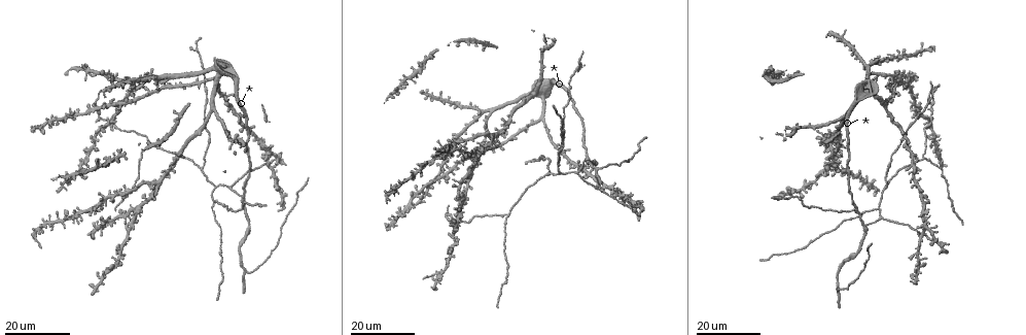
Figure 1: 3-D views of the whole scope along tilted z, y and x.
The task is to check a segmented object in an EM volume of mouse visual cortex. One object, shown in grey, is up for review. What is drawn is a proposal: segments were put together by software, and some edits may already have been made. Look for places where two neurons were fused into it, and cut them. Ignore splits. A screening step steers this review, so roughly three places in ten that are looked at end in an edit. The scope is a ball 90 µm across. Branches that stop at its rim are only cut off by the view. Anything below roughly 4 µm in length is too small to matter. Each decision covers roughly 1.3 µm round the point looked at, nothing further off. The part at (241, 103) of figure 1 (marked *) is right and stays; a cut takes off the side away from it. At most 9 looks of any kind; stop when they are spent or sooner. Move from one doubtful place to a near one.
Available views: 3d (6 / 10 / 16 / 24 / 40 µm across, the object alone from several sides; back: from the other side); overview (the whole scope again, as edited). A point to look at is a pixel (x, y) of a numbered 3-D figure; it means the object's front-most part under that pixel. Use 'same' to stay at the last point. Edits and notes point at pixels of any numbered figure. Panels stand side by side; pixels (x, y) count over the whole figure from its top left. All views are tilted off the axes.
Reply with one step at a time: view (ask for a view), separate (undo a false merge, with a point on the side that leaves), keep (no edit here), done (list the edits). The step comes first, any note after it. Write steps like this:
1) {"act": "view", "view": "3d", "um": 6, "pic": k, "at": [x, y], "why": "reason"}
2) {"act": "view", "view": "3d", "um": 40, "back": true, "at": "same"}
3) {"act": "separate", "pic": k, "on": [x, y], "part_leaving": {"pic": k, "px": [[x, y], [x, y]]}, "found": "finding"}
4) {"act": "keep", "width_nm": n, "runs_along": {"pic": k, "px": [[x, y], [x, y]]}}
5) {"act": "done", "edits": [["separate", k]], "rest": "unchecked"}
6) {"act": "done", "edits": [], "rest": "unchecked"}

{"act": "view", "view": "3d", "um": 16, "pic": 1, "at": [597, 167], "why": "three-way junction"}

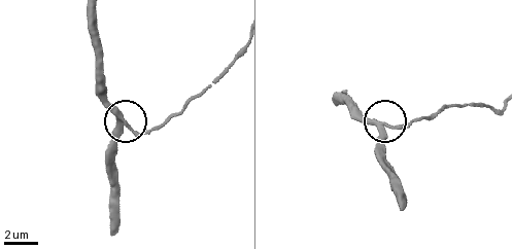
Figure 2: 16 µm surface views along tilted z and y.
{"act": "view", "view": "3d", "um": 6, "pic": 2, "at": [391, 129]}

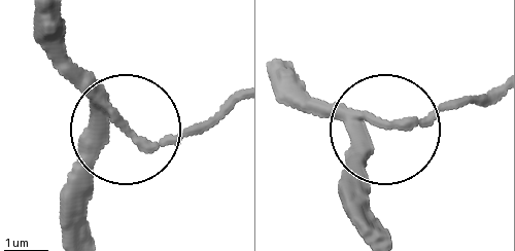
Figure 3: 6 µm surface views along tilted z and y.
{"act": "keep", "found": "continuous, no second neuron"}

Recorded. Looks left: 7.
{"act": "view", "view": "3d", "um": 16, "pic": 1, "at": [213, 203], "why": "three arms meet"}

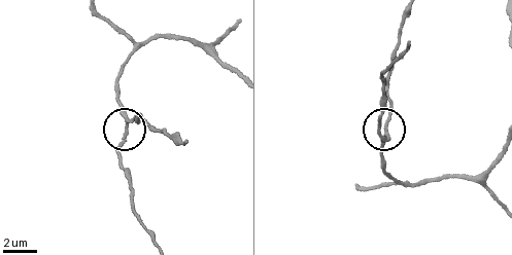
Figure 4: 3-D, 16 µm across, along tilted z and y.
{"act": "view", "view": "3d", "um": 10, "at": "same"}

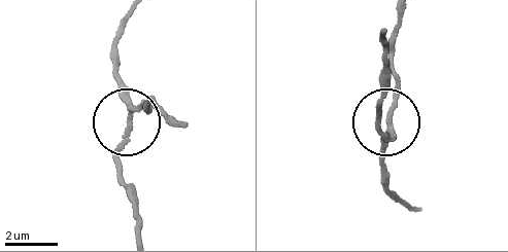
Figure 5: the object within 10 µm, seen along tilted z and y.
{"act": "keep", "arms": 3, "runs_along": {"pic": 5, "px": [[407, 203], [386, 184], [390, 124], [394, 137], [379, 112]]}, "found": "continuous, no second neuron"}

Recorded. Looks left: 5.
{"act": "view", "view": "3d", "um": 16, "pic": 1, "at": [931, 116], "why": "three-way junction"}

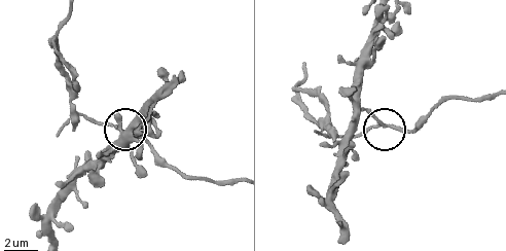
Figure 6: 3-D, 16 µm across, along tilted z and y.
{"act": "view", "view": "3d", "um": 6, "pic": 6, "at": [383, 125], "why": "zoom in"}

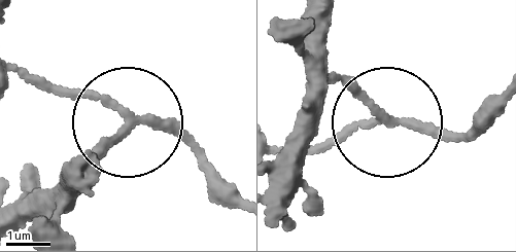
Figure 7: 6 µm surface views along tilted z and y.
{"act": "view", "view": "3d", "um": 6, "back": true, "pic": 7, "at": [131, 121], "why": "from behind"}

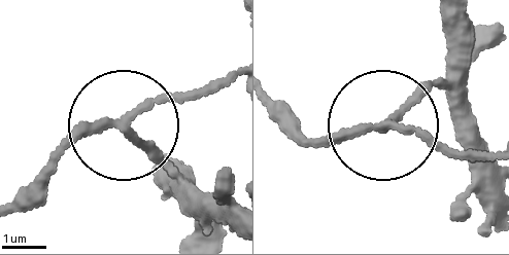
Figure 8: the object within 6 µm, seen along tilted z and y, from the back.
{"act": "keep", "width_nm": 170, "found": "all the same neuron"}

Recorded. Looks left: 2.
{"act": "done", "edits": [], "rest": "unchecked"}

